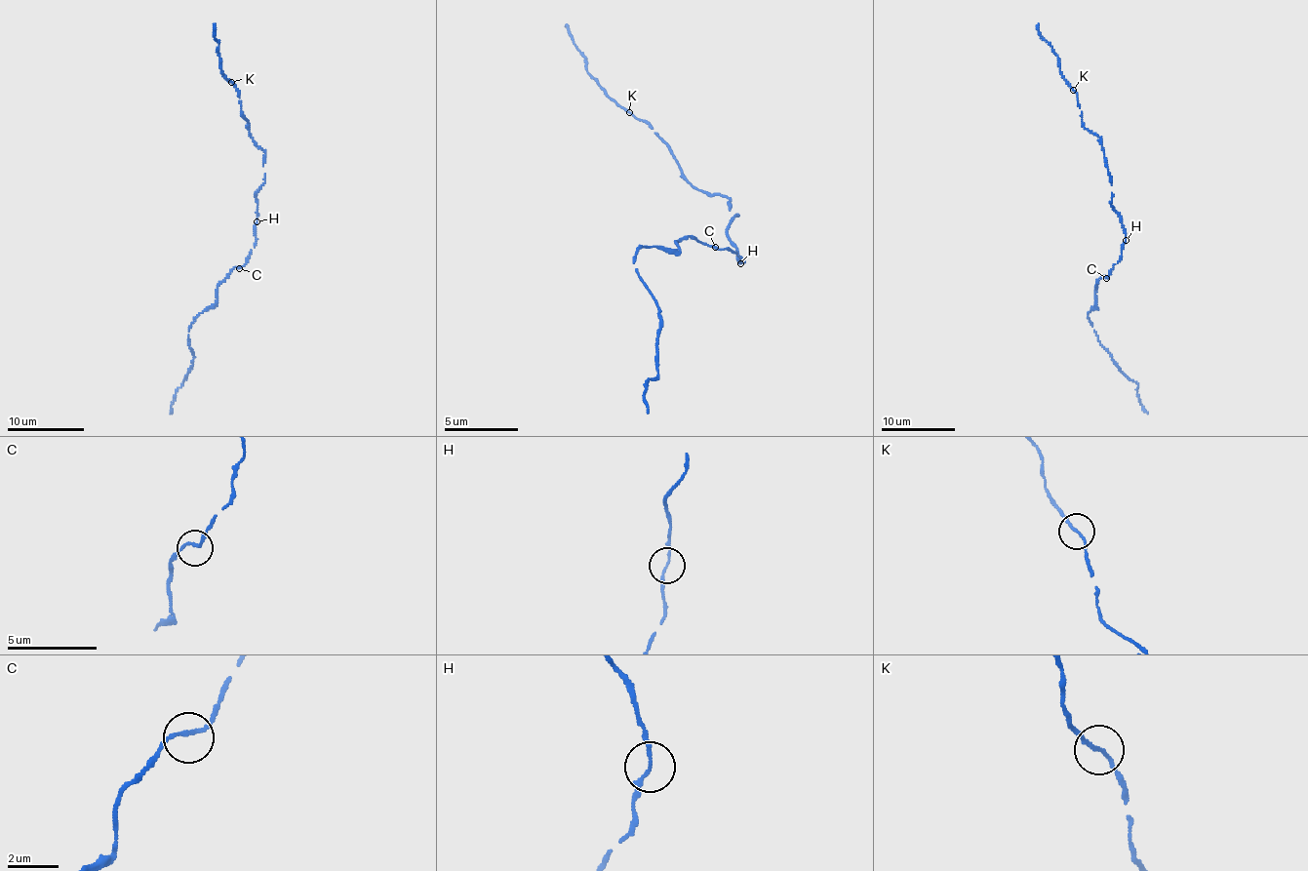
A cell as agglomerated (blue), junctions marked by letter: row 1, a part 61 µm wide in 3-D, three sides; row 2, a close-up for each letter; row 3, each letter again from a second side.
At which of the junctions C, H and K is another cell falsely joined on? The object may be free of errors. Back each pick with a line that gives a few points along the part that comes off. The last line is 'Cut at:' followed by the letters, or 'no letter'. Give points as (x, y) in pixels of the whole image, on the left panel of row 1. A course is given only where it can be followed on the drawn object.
Cut at: no letter

